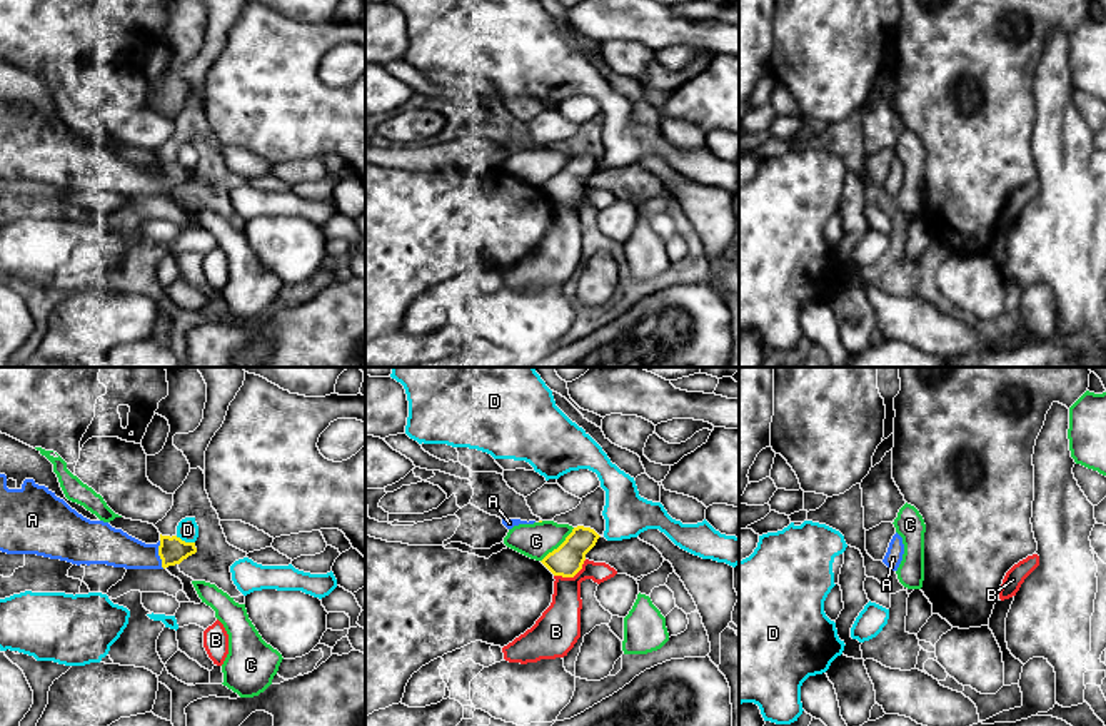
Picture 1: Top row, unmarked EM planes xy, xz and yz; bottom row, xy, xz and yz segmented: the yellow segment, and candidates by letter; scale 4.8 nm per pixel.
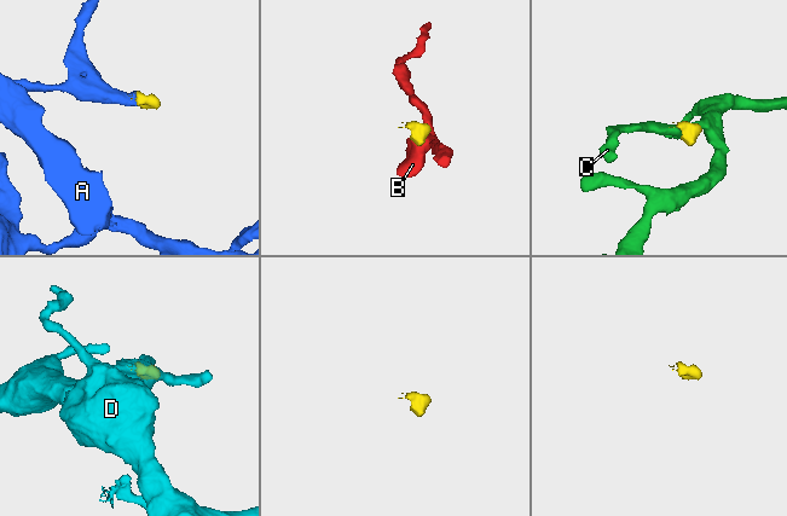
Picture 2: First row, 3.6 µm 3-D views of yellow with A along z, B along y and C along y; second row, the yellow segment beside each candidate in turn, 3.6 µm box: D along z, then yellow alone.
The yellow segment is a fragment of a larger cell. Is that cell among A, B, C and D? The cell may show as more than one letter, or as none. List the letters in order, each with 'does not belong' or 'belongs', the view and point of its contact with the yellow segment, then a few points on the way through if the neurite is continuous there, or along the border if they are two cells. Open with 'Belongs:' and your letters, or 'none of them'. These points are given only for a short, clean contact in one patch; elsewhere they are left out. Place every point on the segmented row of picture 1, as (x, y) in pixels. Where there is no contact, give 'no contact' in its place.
Belongs: A
A: belongs; meets yellow in xy at (159, 554); runs through xy (172, 551), (159, 554), (132, 554), (110, 546)
B: does not belong; meets yellow in xz at (571, 576); border along xz (586, 559), (573, 576), (554, 576)
C: does not belong; meets yellow in xz at (559, 546); border along xz (574, 528), (541, 561)
D: does not belong; meets yellow in xy at (184, 541); border along xy (175, 536), (194, 543)

